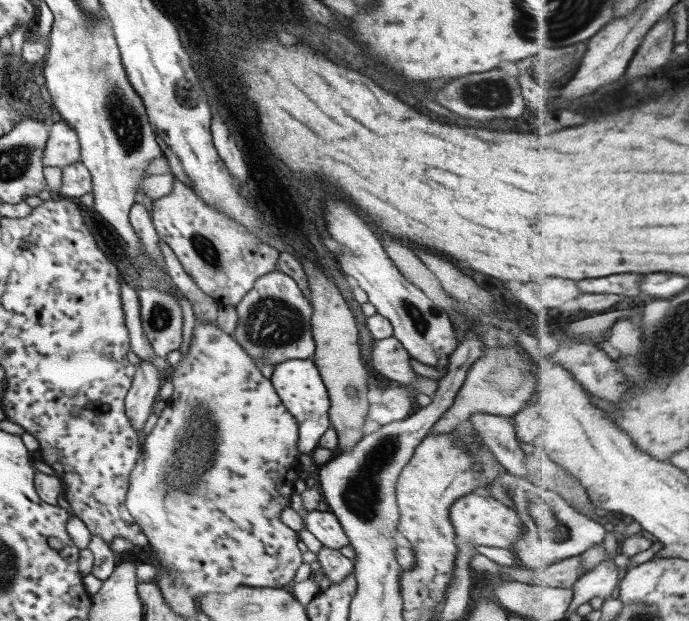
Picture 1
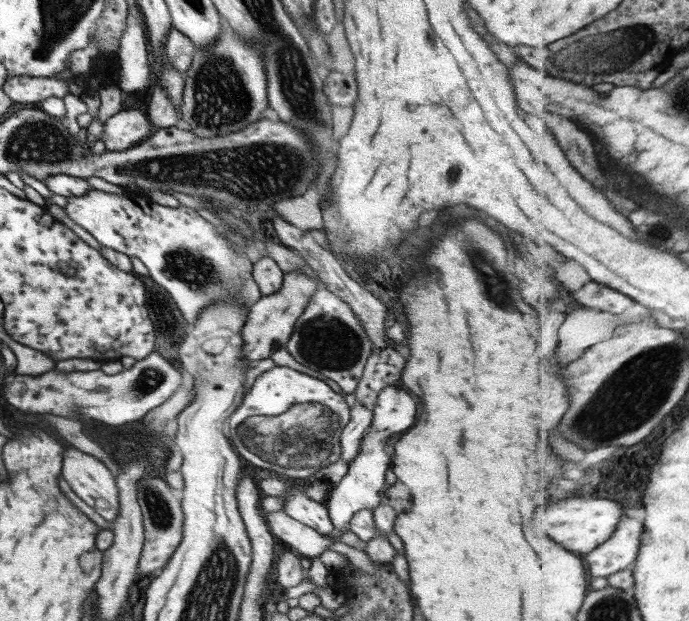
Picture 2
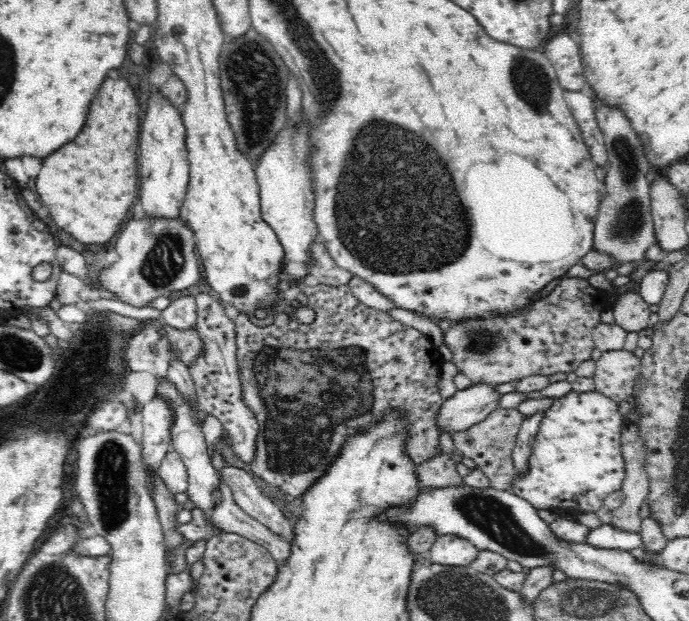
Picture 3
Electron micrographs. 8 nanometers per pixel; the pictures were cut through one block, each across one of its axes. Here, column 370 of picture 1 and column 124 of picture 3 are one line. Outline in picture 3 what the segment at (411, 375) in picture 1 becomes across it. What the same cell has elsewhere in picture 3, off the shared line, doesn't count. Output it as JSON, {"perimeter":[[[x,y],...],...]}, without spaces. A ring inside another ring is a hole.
{"perimeter":[[[165,325],[167,337],[160,337],[160,333],[154,327],[148,327],[141,333],[131,336],[124,346],[125,366],[130,372],[150,372],[155,375],[158,380],[166,378],[167,371],[171,366],[172,360],[180,358],[184,365],[188,366],[195,362],[195,358],[203,354],[202,341],[198,337],[197,329],[190,331],[180,331],[180,329],[172,329]]]}

